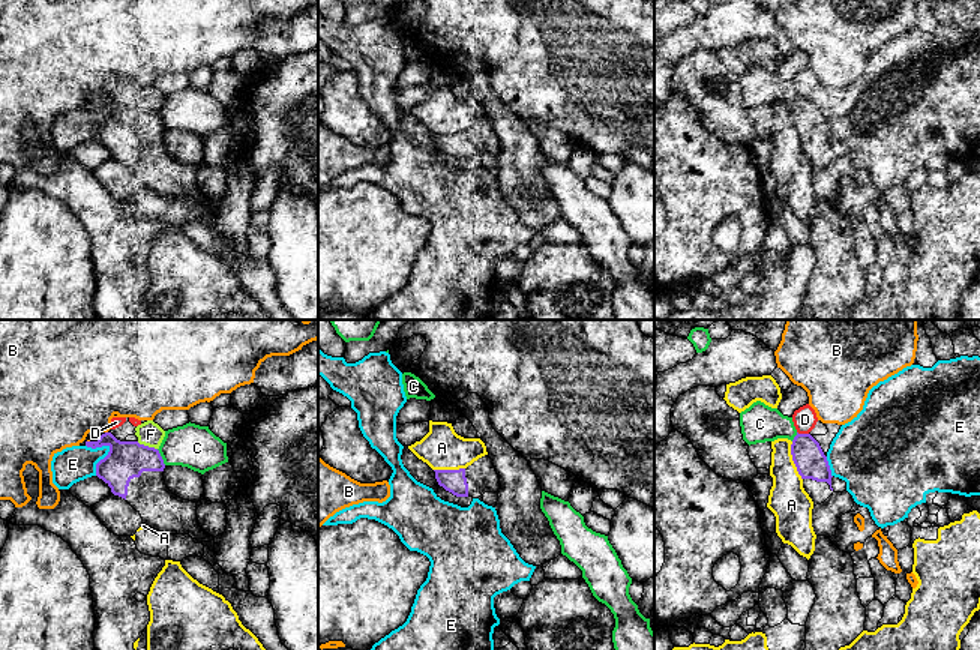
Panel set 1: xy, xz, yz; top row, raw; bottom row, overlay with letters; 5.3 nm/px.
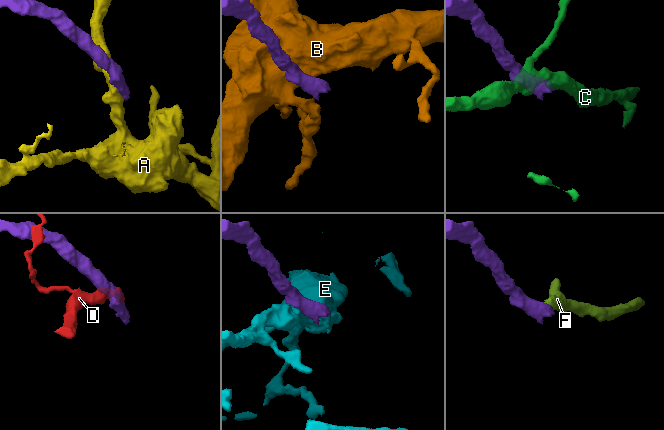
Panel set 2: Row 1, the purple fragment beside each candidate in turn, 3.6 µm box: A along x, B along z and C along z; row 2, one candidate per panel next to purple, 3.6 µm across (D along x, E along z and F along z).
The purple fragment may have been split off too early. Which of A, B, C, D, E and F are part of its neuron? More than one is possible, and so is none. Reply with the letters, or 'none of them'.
none of them

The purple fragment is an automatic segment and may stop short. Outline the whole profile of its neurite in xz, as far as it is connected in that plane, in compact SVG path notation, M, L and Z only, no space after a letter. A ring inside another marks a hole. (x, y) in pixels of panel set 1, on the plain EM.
M485 119L467 132L434 134L440 150L456 161L479 162L485 156L500 153L500 140L495 135L492 123Z

